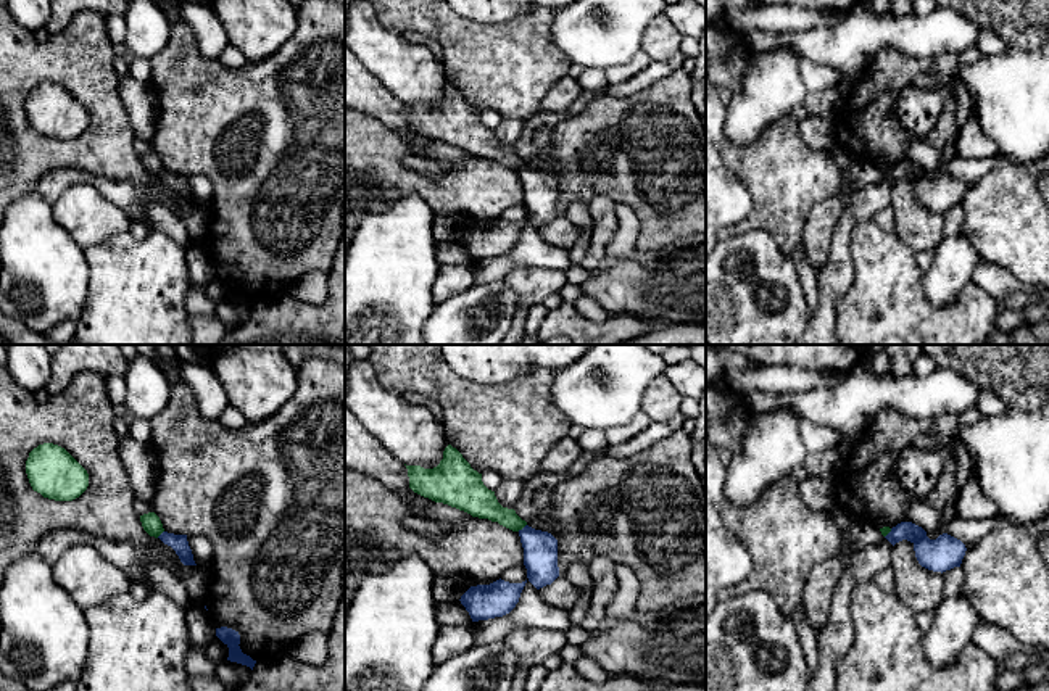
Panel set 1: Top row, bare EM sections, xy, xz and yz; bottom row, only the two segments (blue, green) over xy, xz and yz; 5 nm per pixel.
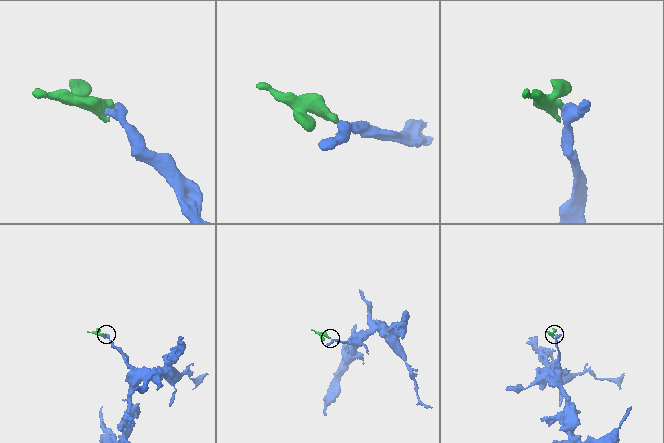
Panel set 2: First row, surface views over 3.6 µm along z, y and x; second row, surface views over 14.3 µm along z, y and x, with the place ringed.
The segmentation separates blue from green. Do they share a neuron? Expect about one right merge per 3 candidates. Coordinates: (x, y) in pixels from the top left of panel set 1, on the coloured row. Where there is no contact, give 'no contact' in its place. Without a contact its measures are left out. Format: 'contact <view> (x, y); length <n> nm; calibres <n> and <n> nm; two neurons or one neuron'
contact xz (522, 529); length 60 nm; calibres 180 and 150 nm; two neurons

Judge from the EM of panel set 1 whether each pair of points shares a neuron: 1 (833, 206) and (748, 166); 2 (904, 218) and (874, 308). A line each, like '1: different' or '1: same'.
1: different
2: different

